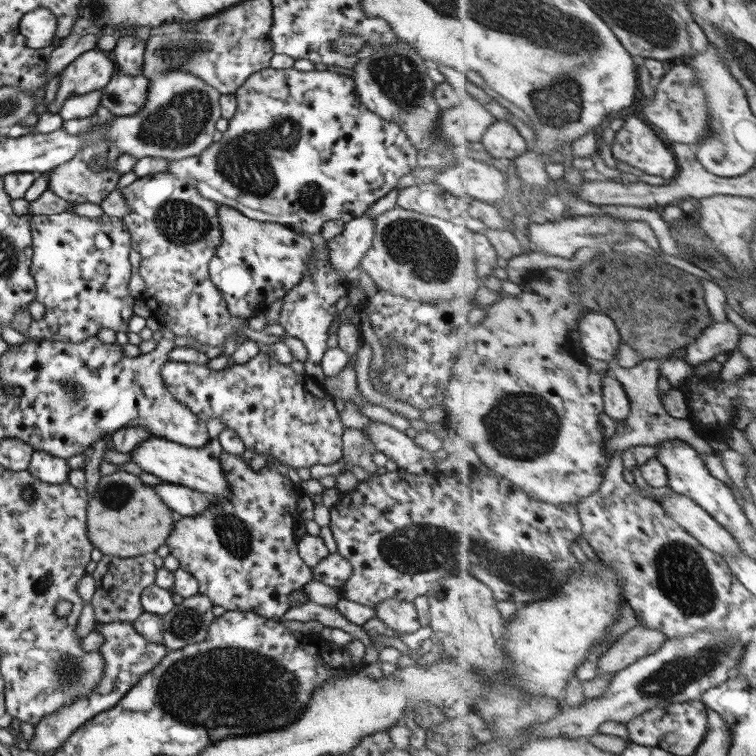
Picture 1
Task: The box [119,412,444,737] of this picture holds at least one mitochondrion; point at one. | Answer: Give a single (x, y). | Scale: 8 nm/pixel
(235, 686)

